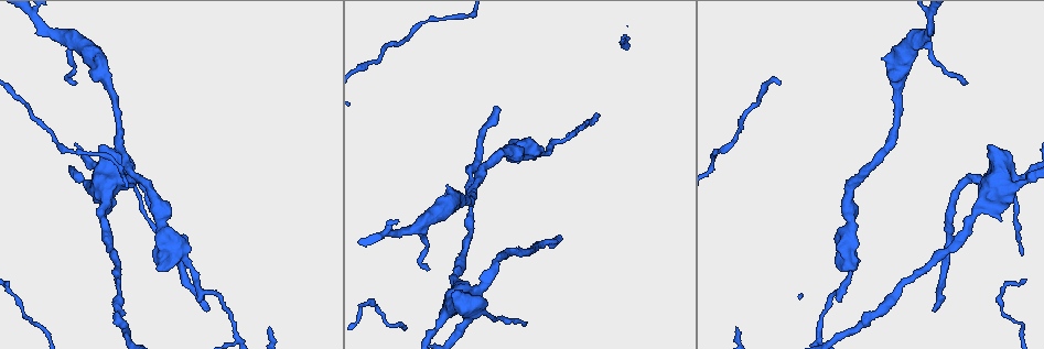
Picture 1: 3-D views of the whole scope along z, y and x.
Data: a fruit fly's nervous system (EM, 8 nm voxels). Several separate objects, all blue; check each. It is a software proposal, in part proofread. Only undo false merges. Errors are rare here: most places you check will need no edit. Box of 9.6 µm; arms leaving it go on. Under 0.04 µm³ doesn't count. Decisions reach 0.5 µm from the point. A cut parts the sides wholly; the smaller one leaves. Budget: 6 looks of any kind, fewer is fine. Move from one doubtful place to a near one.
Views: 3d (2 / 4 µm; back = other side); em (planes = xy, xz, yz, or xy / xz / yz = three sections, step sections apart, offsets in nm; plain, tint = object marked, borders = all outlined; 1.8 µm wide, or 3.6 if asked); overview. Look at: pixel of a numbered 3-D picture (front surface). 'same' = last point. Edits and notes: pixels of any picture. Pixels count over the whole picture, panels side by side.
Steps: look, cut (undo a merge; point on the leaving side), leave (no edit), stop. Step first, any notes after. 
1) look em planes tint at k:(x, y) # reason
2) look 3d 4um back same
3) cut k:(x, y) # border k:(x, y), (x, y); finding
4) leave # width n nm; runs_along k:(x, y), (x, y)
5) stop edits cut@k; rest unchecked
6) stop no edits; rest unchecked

look 3d 2um at 1:(847, 244) # a fork

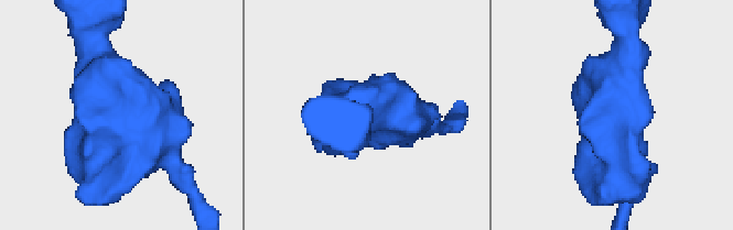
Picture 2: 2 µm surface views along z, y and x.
look em xz step 4 tint at 2:(606, 112)

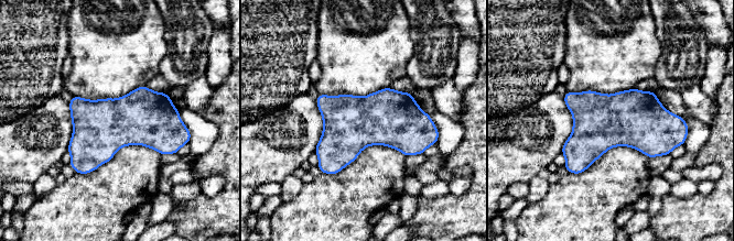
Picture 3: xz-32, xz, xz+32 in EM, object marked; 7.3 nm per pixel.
look em planes tint same

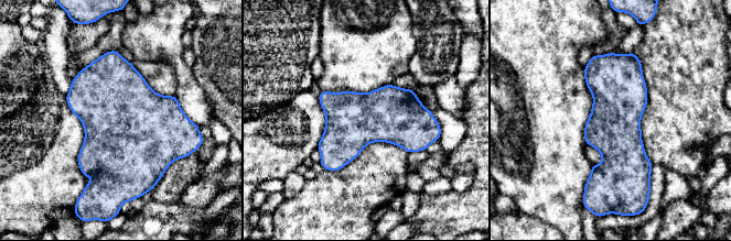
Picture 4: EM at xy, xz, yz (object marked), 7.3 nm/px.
leave # all the same neuron

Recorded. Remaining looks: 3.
look em 3.6um xy step 4 tint at 1:(114, 179) # thin arm on a thick one

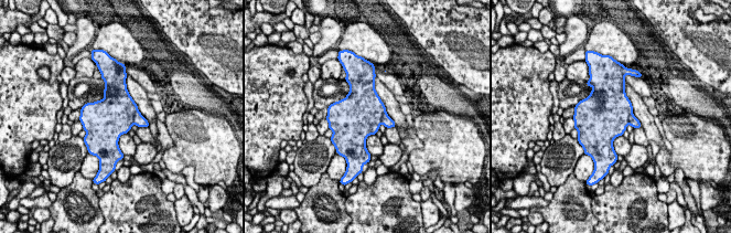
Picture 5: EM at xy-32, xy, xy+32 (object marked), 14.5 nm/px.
cut 5:(139, 120) # border 5:(138, 109), (135, 113), (132, 123); two neurons meet here

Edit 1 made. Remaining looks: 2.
look em planes plain at 1:(917, 39) # thick turns thin

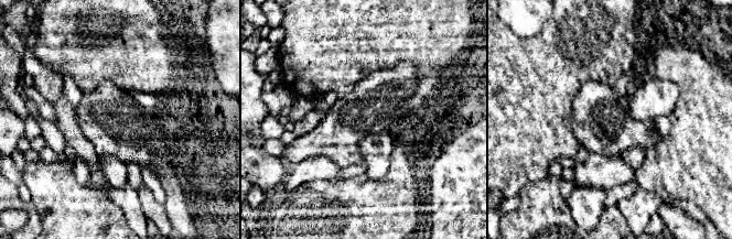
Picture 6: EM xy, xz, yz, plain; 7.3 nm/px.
look em planes tint same # where the object lies

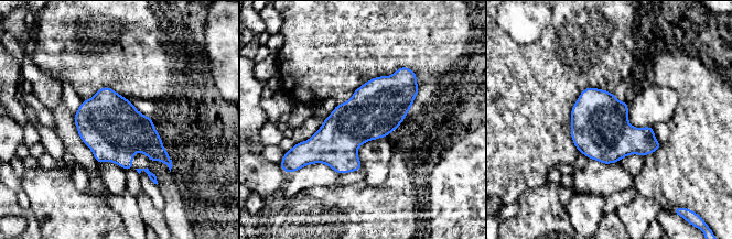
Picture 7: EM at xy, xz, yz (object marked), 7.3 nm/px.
leave # one neuron here

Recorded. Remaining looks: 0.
stop edits cut@5; rest unchecked

